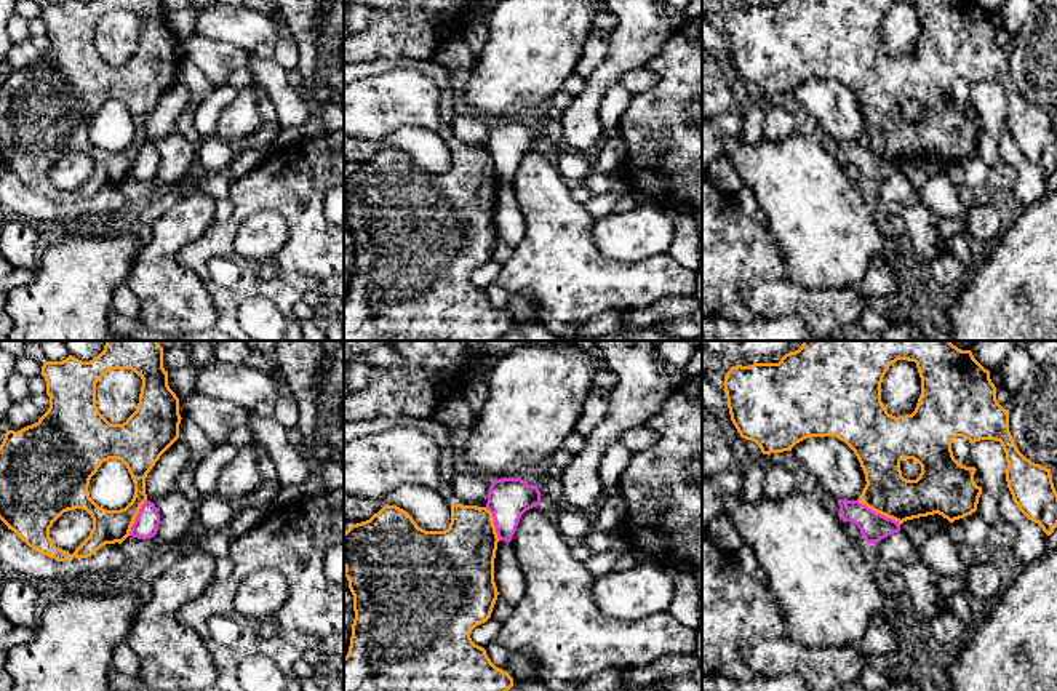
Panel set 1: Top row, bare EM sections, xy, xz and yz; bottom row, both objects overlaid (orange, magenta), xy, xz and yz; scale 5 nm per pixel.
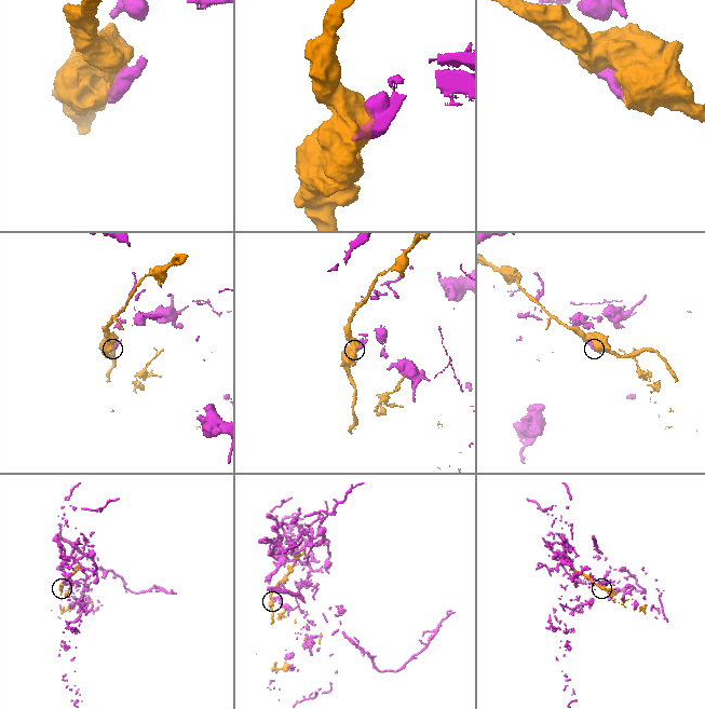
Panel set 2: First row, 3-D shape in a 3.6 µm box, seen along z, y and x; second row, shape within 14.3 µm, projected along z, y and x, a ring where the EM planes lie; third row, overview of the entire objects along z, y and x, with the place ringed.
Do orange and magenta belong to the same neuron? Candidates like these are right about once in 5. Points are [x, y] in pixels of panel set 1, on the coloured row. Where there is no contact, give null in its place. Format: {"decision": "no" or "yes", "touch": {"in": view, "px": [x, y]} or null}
{"decision": "no", "touch": {"in": "yz", "px": [878, 512]}}

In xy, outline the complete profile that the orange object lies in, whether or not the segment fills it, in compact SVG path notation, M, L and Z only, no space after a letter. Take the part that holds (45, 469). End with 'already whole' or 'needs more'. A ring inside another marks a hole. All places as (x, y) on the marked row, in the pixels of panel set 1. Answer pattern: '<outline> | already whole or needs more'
M107 341L104 346L104 350L96 358L93 358L90 361L82 361L72 355L69 355L62 361L45 361L42 366L42 376L46 381L46 395L50 397L48 411L32 425L27 425L18 432L6 430L5 438L0 445L0 520L8 526L8 529L14 531L22 542L26 542L29 547L32 547L38 553L43 553L50 558L58 560L58 561L66 561L72 557L88 558L93 553L96 553L102 545L115 544L115 542L122 544L130 536L131 526L139 513L139 509L147 501L147 494L146 494L147 473L155 465L155 462L160 459L160 456L179 438L179 424L182 419L179 414L179 398L168 385L168 371L163 368L163 347L157 341ZM112 369L131 369L142 379L142 387L141 387L139 403L136 406L136 411L123 424L110 424L99 413L99 409L96 406L96 384L107 371L112 371ZM109 459L122 461L126 465L126 469L133 478L133 483L134 483L134 496L133 496L131 502L125 509L120 509L120 510L106 510L106 509L99 507L90 497L90 491L88 491L91 477L98 472L101 464L109 461ZM75 509L86 510L91 515L93 529L91 529L90 536L70 555L69 552L66 552L53 544L53 541L50 537L50 528L64 512L75 510Z | already whole

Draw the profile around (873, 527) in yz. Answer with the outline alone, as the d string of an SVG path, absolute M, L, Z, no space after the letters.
M838 499L843 521L854 523L868 544L900 531L899 521L873 512L859 501Z

